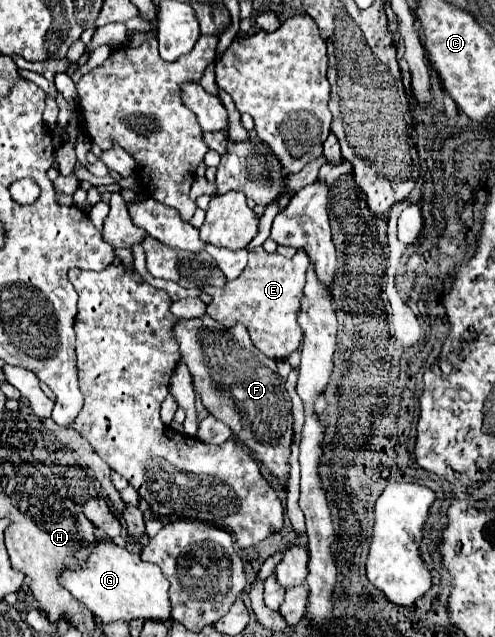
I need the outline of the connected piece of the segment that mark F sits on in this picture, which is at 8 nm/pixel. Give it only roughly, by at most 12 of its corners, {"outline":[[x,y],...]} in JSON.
{"outline":[[243,325],[175,327],[205,409],[285,483],[293,413]]}

